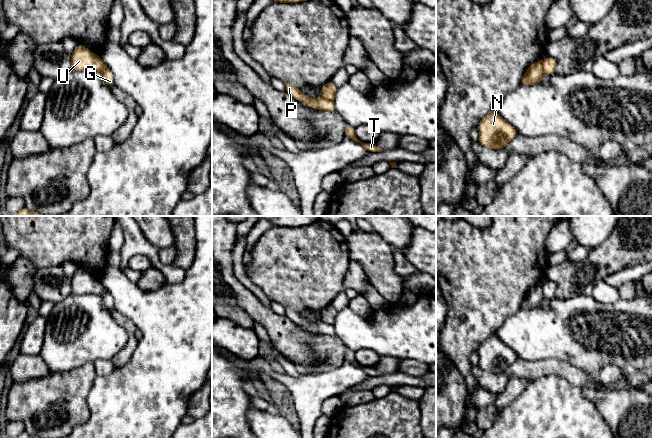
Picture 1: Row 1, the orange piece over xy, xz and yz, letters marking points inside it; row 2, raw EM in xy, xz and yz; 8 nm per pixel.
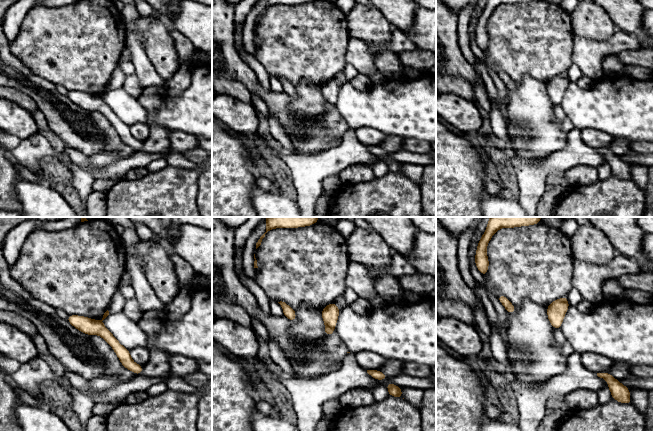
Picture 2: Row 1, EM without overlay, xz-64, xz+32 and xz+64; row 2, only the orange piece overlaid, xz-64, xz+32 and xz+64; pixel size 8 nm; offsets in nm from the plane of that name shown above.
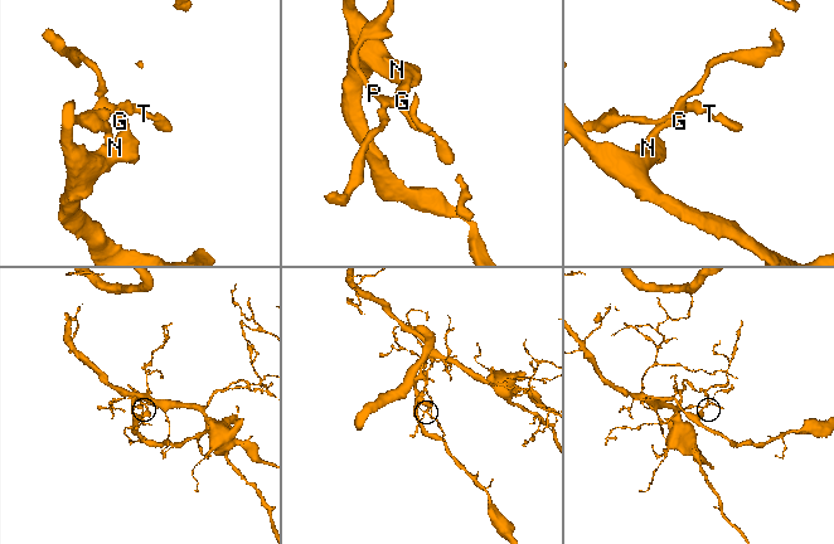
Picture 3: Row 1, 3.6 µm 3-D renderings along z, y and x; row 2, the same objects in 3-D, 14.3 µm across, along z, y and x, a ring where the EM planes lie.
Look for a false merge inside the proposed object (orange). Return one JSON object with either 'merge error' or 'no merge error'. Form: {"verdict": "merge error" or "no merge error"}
{"verdict": "merge error"}

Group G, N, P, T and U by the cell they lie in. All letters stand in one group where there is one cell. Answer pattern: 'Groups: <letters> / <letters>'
Groups: G N / P T U

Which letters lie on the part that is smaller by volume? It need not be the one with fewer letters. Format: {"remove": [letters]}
{"remove": ["P", "T", "U"]}

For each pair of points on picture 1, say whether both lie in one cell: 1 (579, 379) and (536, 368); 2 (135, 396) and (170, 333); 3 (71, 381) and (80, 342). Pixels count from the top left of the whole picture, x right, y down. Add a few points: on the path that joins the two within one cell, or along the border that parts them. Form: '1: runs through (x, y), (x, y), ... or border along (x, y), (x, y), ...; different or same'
1: runs through (568, 371), (561, 368), (547, 368); same
2: runs through (151, 380), (170, 361), (170, 349); same
3: border along (92, 362), (86, 362), (65, 371), (51, 372); different

